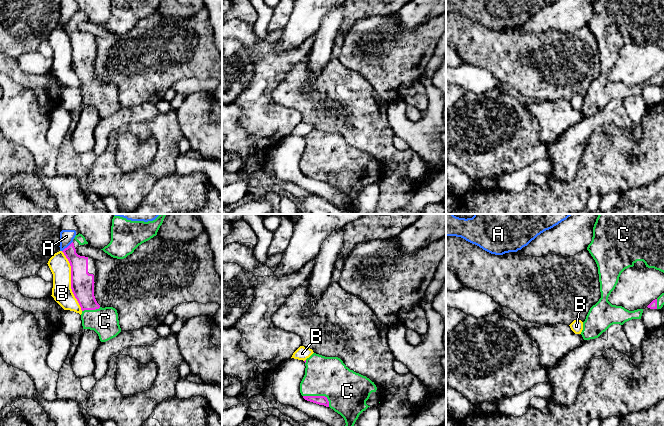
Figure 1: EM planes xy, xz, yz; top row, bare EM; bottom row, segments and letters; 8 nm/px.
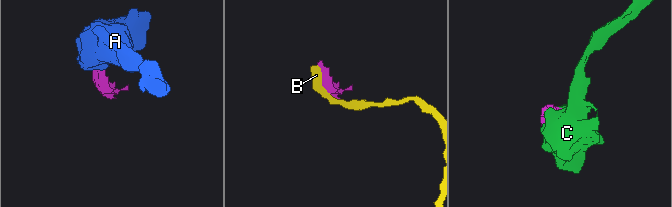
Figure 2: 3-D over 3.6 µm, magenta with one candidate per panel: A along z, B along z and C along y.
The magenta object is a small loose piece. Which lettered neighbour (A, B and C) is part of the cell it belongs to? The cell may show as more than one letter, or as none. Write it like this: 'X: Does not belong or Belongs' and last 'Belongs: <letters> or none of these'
A: Does not belong
B: Does not belong
C: Belongs
Belongs: C

